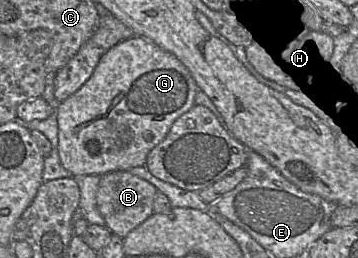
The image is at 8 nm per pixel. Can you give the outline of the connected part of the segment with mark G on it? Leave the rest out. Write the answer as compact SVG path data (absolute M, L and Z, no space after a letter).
M133 36L118 43L101 57L84 85L56 108L57 150L62 166L73 176L102 176L145 166L149 152L166 137L173 123L195 105L197 92L197 84L184 64L154 42Z

